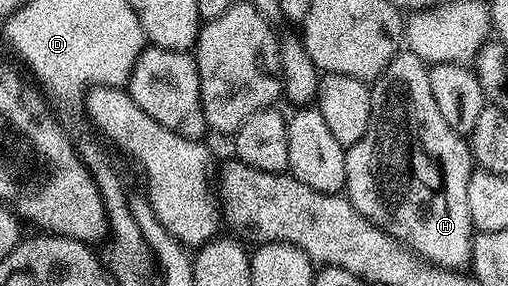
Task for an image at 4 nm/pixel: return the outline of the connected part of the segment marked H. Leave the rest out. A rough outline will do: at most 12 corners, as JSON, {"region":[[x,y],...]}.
{"region":[[406,49],[370,84],[347,200],[437,267],[471,261],[468,140]]}

